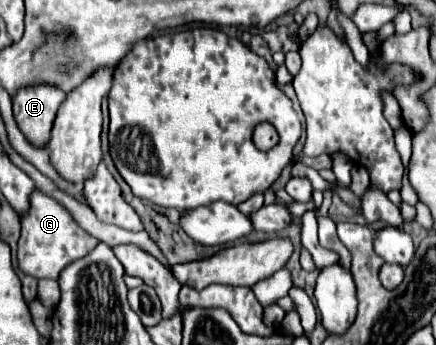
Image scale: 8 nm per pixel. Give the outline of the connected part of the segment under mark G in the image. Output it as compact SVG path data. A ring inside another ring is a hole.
M40 190L30 194L30 208L22 214L22 236L18 240L18 266L22 272L34 278L54 278L58 280L60 272L70 264L80 260L86 252L94 250L98 240L82 230L72 214L52 196L46 196Z

